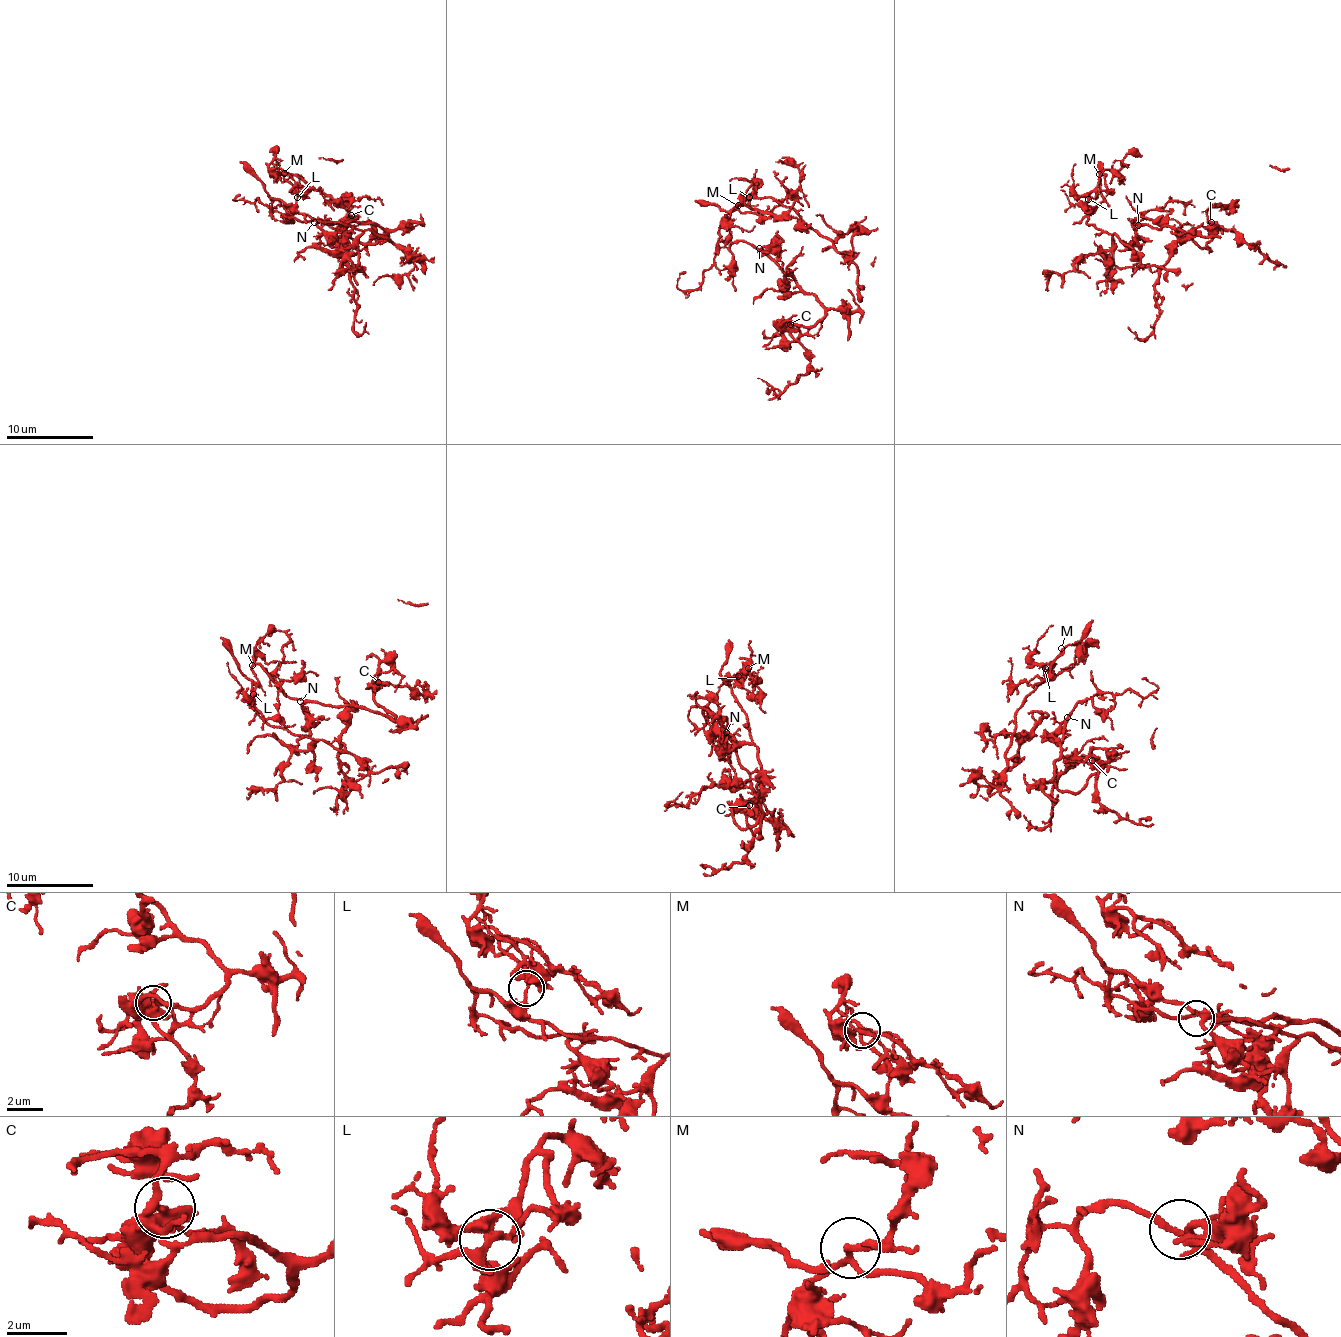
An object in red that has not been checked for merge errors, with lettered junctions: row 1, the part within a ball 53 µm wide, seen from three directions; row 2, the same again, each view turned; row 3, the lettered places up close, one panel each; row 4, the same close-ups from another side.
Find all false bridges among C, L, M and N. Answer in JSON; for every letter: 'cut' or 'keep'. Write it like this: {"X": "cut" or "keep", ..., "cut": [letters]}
{"C": "keep", "L": "cut", "M": "keep", "N": "keep", "cut": ["L"]}

